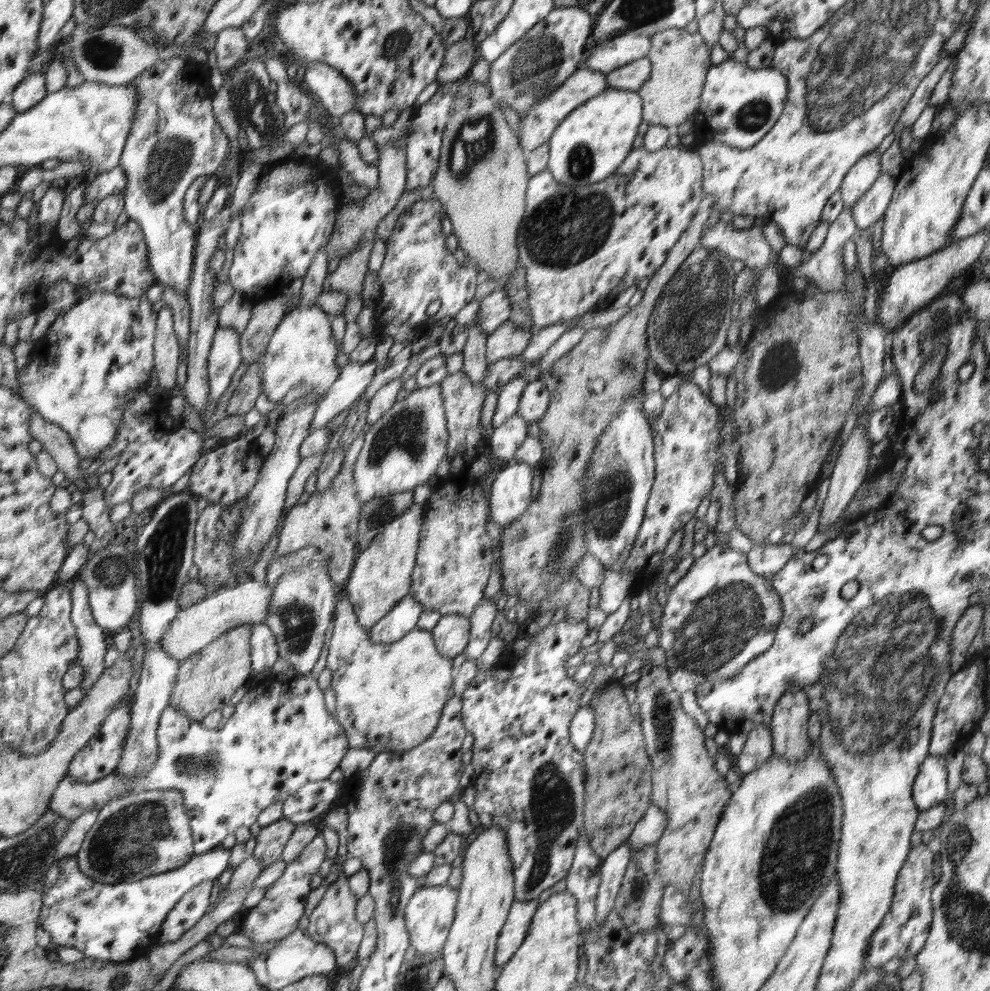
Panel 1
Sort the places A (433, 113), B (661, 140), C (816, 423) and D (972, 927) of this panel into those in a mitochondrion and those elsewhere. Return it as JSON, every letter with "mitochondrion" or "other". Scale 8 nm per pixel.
{"A":"other","B":"other","C":"other","D":"mitochondrion"}

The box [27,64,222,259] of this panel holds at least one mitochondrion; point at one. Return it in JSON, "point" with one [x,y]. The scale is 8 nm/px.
{"point":[167,161]}

